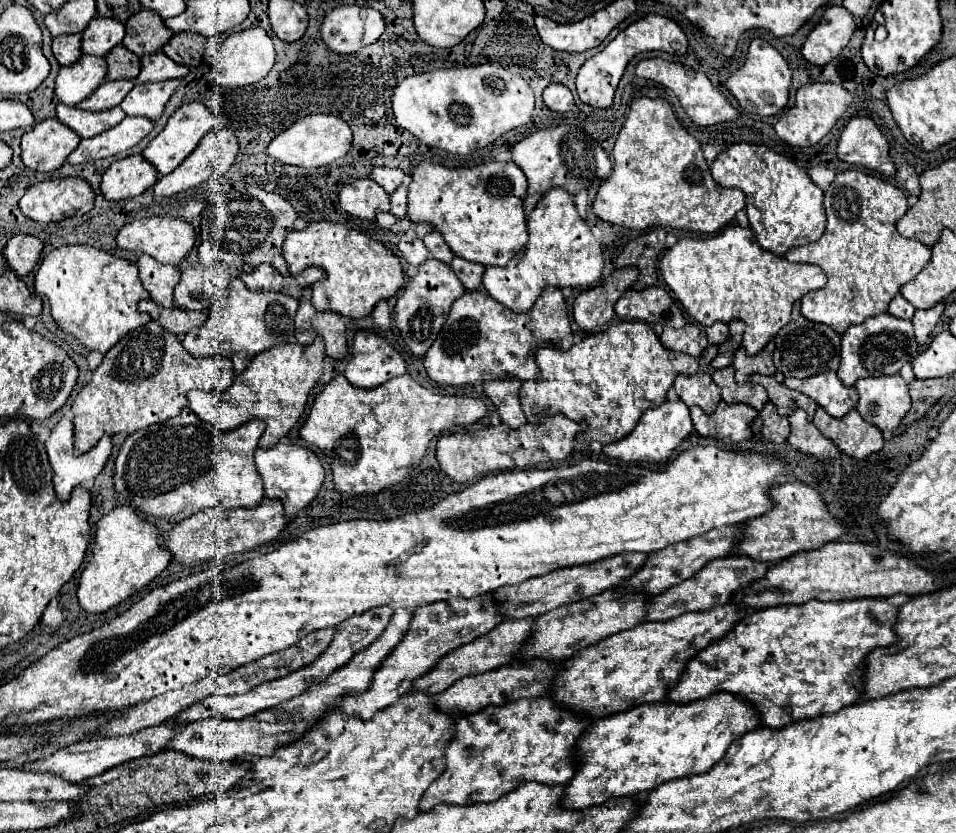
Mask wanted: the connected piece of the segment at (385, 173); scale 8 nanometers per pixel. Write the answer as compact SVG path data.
M378 167L372 171L372 179L386 191L386 193L394 193L396 187L402 183L404 173L400 169L388 169L388 167Z

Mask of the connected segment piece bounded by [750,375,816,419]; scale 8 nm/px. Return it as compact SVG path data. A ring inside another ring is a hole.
M752 375L750 381L762 385L762 387L768 391L770 401L774 403L776 411L778 411L782 417L788 417L788 415L794 413L796 409L804 409L804 411L808 413L808 419L814 417L816 403L814 403L810 397L806 397L804 393L792 391L792 389L784 387L782 383L778 383L774 377L766 377L766 375Z

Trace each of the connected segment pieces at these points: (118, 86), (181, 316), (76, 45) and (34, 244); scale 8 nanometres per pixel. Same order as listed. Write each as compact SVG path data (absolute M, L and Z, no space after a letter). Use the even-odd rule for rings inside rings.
M120 79L120 81L104 81L88 99L80 101L76 107L84 111L108 111L122 103L122 99L132 89L134 81Z
M152 299L142 301L138 305L140 311L148 313L154 321L158 321L166 331L174 333L176 337L184 337L190 329L196 329L200 325L204 325L206 321L206 313L196 313L196 311L184 311L180 307L172 307L172 309L164 309L160 305L156 305Z
M80 33L54 37L52 53L54 53L54 57L56 57L56 61L58 61L60 65L72 65L72 63L76 63L76 59L82 55L80 39L82 39Z
M14 235L2 253L6 257L8 267L12 271L16 271L18 277L24 277L38 263L40 251L42 251L40 239L36 239L32 235Z

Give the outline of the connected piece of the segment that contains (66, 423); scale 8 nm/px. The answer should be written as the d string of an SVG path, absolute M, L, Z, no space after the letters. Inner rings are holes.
M62 417L62 421L52 429L52 435L46 439L46 453L50 457L50 465L54 469L54 489L56 489L56 497L58 501L68 501L70 493L74 487L84 487L84 489L92 489L94 479L98 477L98 473L104 469L110 453L112 453L112 439L110 437L102 437L100 443L90 449L88 453L74 457L72 453L72 421L70 417Z

